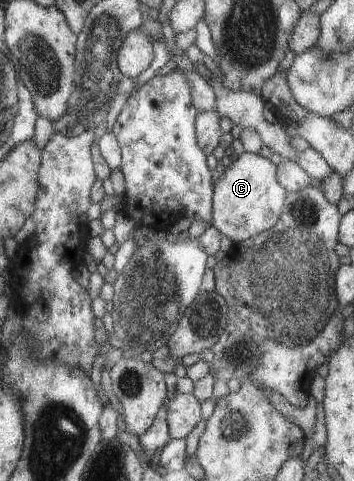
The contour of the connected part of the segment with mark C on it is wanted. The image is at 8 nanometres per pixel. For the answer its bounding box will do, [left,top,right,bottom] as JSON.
[213,151,287,243]

